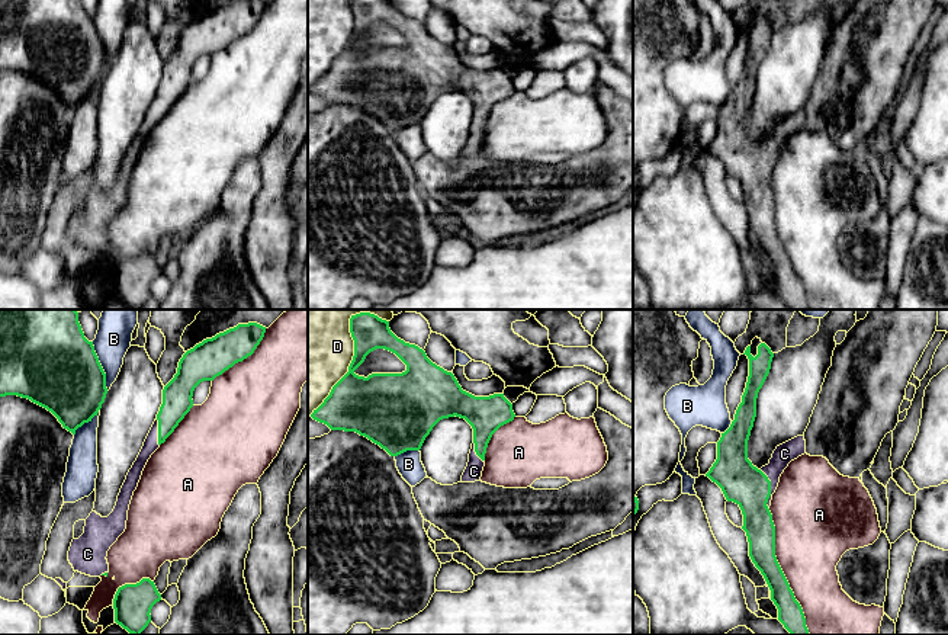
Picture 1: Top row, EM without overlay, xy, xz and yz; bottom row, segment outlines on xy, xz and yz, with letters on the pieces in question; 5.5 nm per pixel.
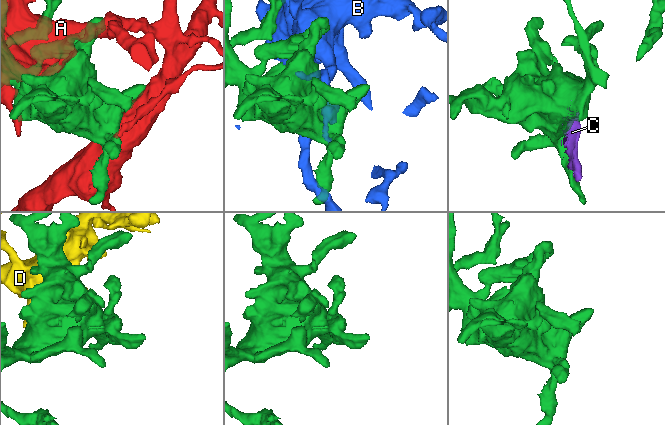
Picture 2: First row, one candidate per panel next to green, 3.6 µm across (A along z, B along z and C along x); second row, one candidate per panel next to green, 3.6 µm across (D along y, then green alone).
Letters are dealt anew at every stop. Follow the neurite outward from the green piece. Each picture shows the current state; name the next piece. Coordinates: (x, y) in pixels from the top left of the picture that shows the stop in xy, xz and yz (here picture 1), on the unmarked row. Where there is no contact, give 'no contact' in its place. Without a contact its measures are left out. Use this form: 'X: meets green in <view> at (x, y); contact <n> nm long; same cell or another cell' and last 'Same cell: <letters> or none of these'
A: meets green in yz at (781, 246); contact 750 nm long; another cell
B: meets green in xy at (100, 41); contact 280 nm long; another cell
C: meets green in yz at (770, 164); contact 220 nm long; same cell
D: meets green in xz at (349, 45); contact 550 nm long; another cell
Same cell: C

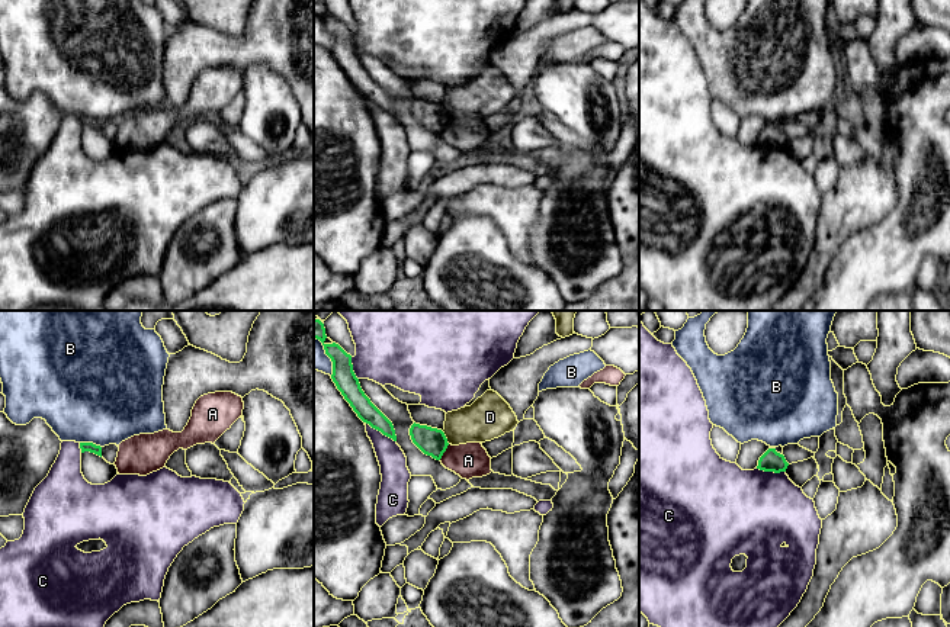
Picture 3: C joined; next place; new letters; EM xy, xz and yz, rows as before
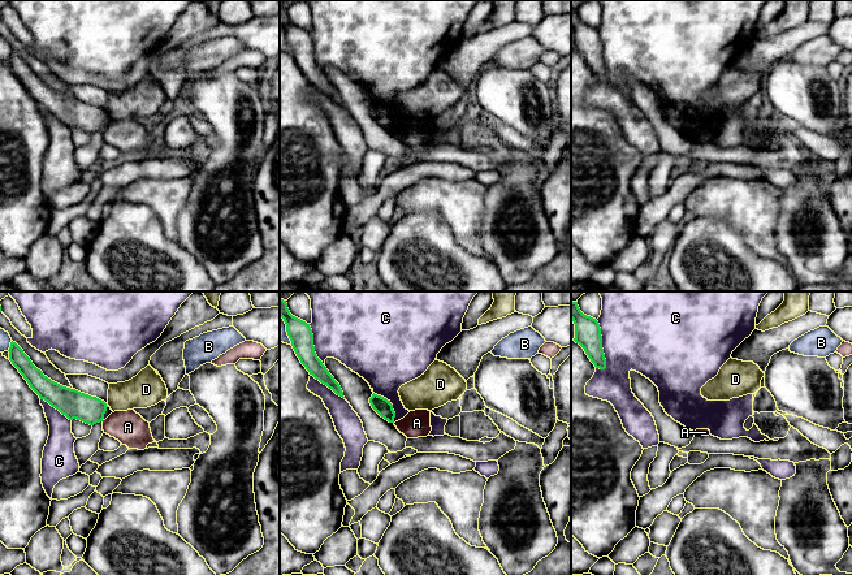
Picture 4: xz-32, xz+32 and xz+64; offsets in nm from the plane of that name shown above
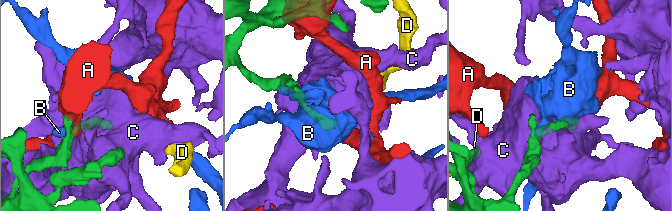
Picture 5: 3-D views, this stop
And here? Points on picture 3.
A: meets green in xz at (445, 125); contact 110 nm long; another cell
B: meets green in xy at (90, 118); contact 120 nm long; another cell
C: meets green in xz at (381, 106); contact 200 nm long; another cell
D: meets green in xz at (445, 112); contact 80 nm long; another cell
Same cell: none of these

